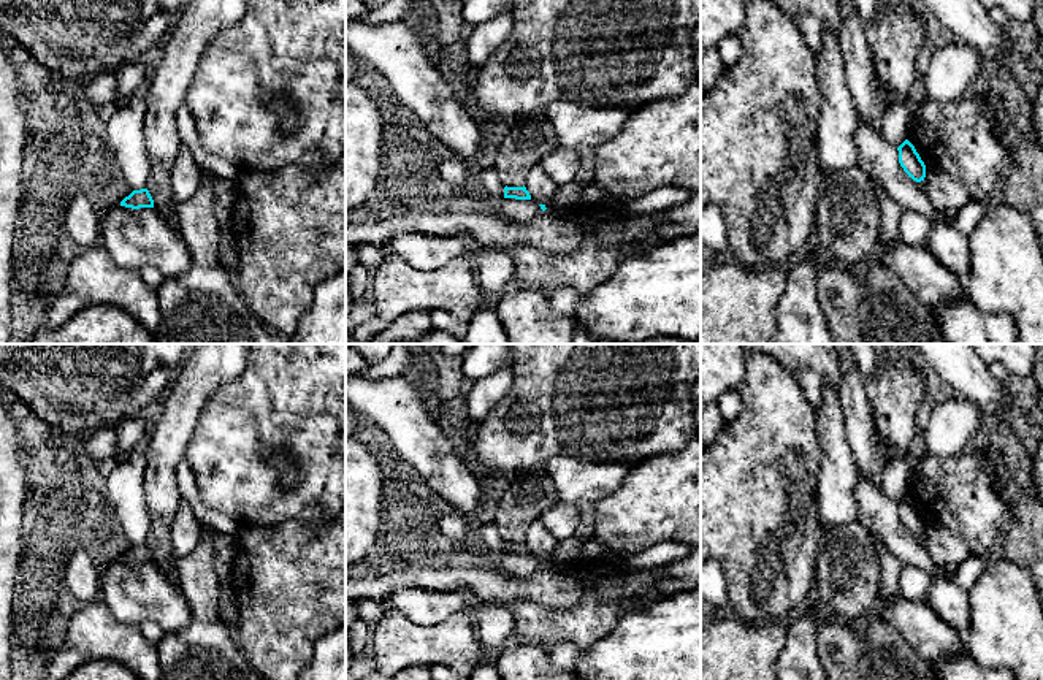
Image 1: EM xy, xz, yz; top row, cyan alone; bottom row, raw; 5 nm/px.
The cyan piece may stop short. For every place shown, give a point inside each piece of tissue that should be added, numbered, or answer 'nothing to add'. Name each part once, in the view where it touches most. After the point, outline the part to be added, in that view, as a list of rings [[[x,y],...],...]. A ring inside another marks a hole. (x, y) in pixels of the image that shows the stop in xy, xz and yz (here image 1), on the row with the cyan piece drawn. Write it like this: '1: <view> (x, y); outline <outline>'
nothing to add

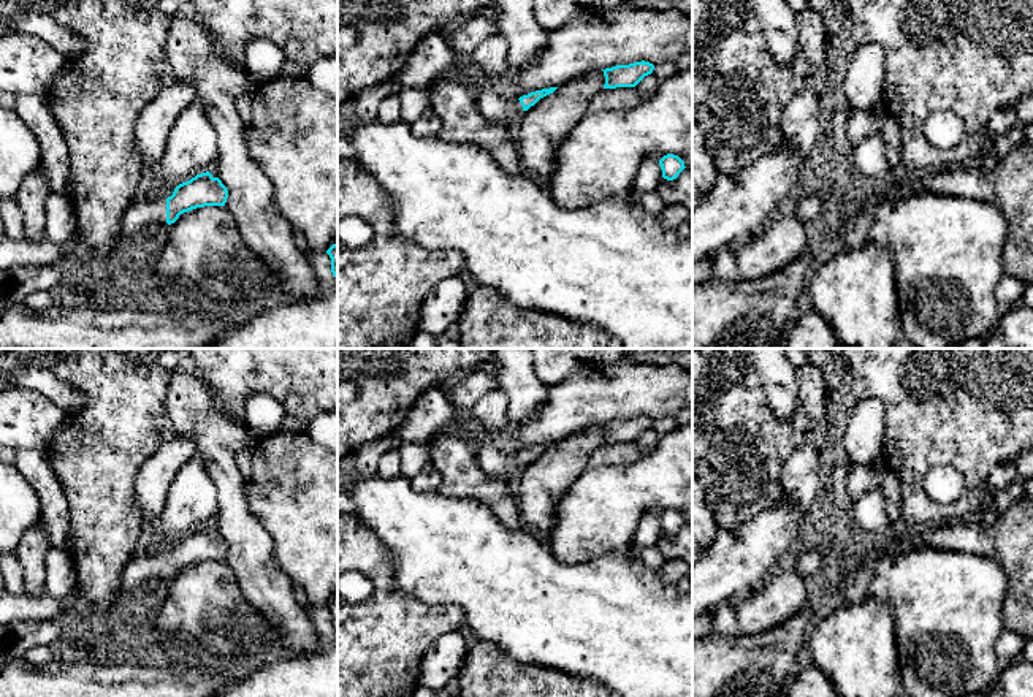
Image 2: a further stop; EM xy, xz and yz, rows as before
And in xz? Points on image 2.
1: xz (507, 111); outline [[[493,87],[477,92],[480,112],[493,124],[515,128],[524,111],[518,98],[502,98]]]

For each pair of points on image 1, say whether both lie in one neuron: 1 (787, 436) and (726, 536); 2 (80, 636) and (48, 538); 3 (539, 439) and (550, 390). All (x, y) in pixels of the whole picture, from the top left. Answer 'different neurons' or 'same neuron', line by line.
1: same neuron
2: different neurons
3: same neuron

